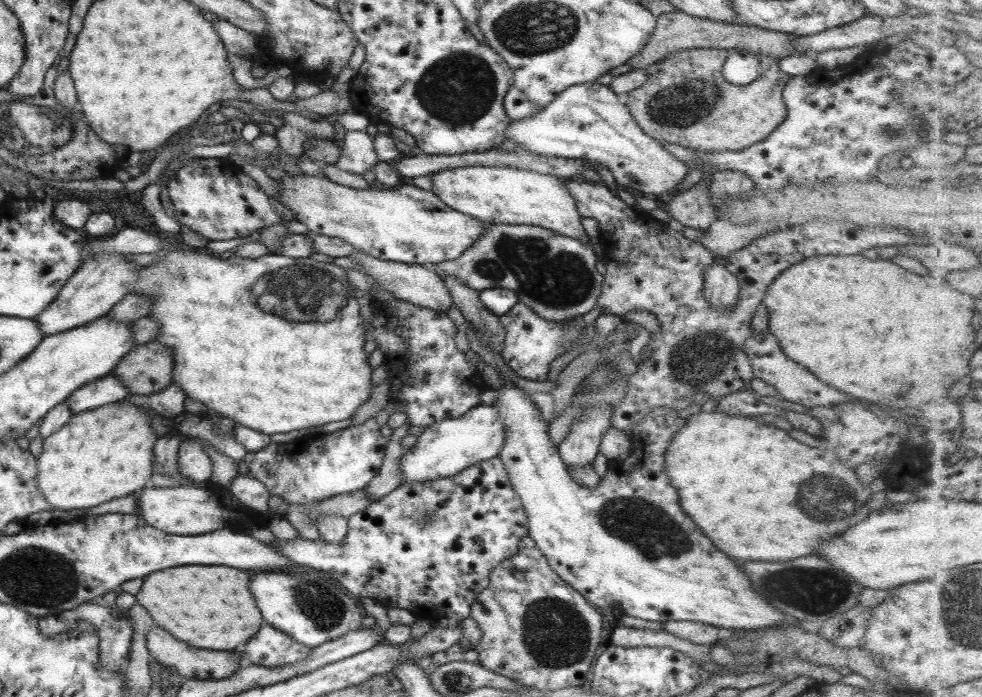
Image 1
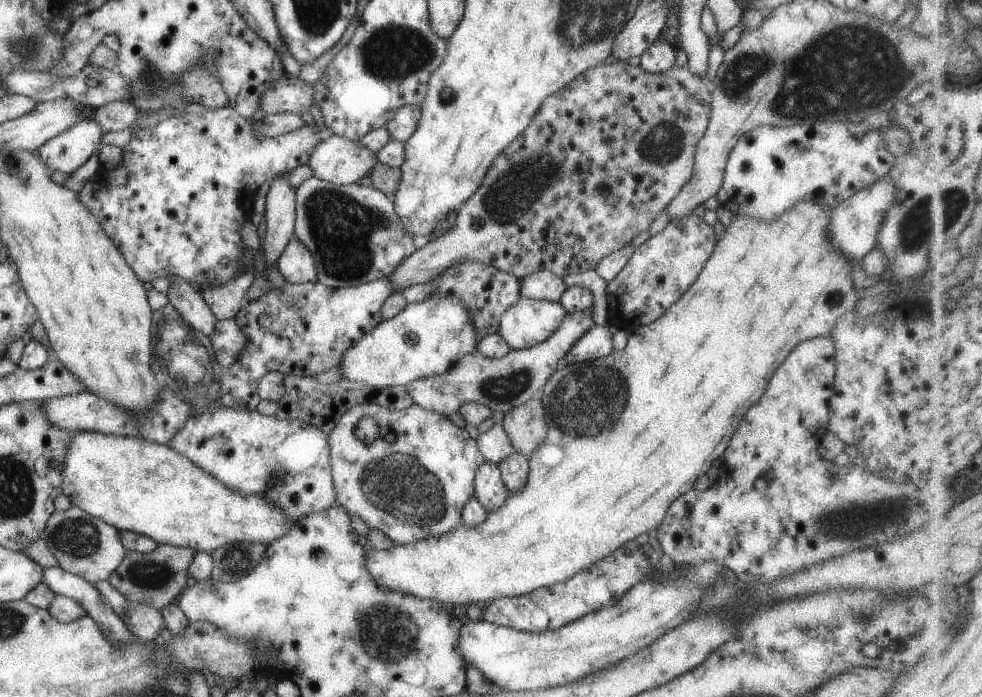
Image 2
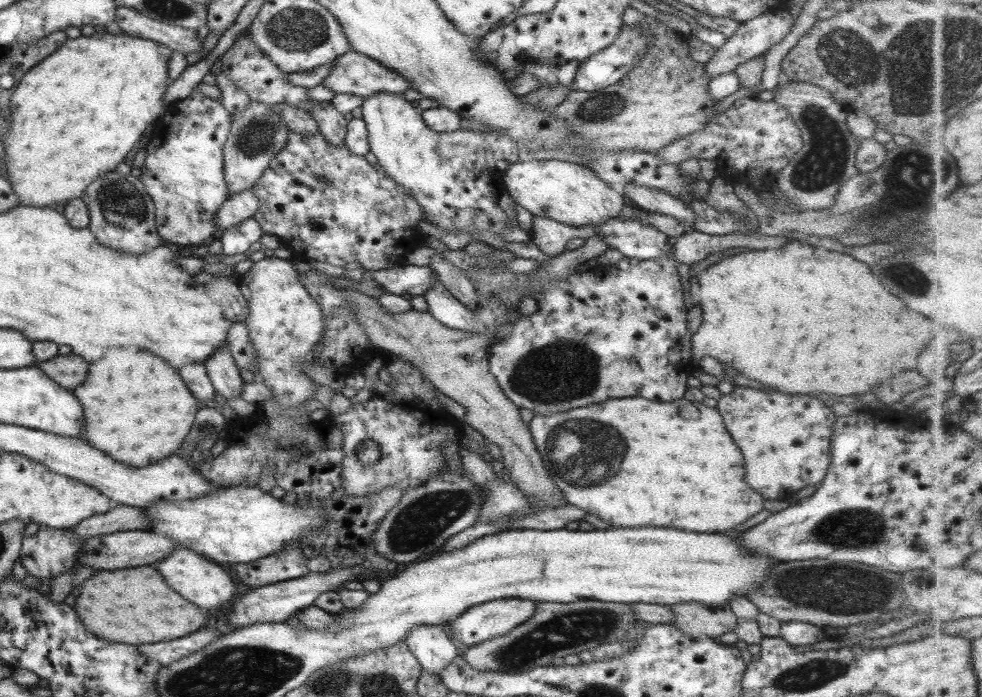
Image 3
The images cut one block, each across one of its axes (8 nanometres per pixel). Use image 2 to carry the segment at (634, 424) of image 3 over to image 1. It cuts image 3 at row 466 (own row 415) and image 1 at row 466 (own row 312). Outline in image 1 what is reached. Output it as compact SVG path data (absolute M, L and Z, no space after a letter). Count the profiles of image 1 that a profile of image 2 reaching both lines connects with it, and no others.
M700 411L697 414L689 415L671 437L664 450L664 473L670 480L670 485L675 488L677 497L679 497L679 507L685 512L693 524L711 540L711 544L715 544L715 548L719 548L721 552L725 552L727 556L733 558L741 558L741 560L769 560L769 562L785 562L785 560L793 560L799 556L807 556L807 554L817 555L817 551L821 548L821 542L841 534L843 530L847 530L849 526L859 524L871 514L867 508L866 500L870 497L871 491L868 485L865 485L857 479L854 471L847 468L833 451L826 448L809 447L805 444L795 441L795 439L787 435L787 431L777 429L771 425L765 425L759 420L750 419L743 416L729 416L719 412Z

